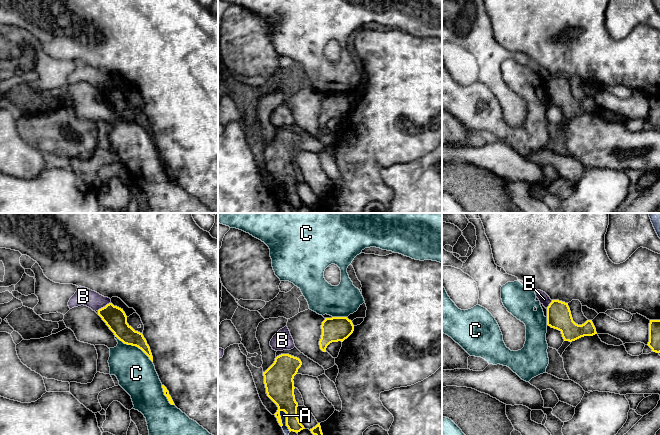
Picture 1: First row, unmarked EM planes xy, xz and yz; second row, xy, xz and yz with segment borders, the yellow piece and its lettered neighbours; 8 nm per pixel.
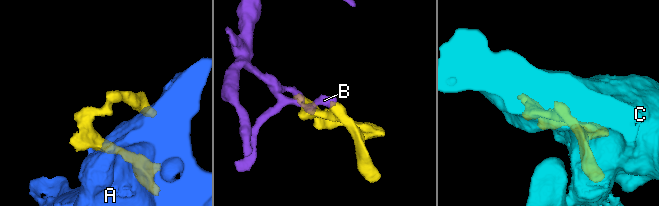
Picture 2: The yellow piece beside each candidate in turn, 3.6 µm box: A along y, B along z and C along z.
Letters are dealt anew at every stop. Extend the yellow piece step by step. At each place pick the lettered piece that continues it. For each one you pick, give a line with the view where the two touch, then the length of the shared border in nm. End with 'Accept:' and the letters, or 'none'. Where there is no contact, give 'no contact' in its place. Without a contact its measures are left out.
Accept: none

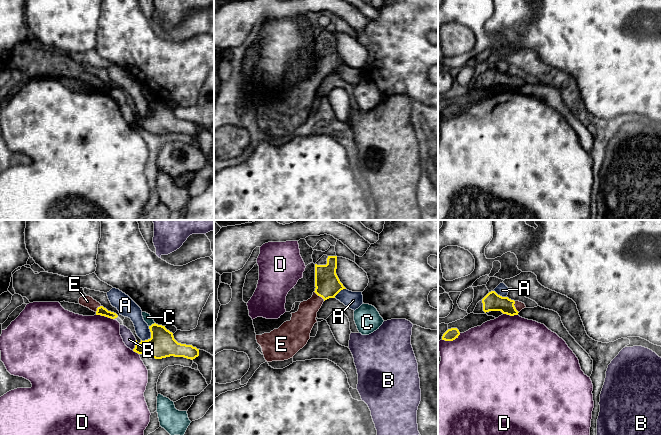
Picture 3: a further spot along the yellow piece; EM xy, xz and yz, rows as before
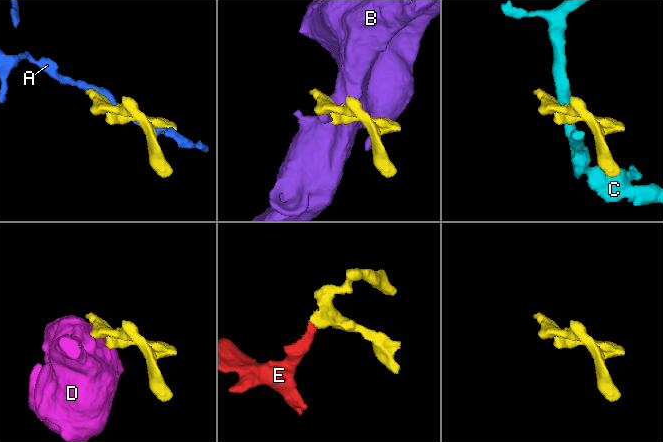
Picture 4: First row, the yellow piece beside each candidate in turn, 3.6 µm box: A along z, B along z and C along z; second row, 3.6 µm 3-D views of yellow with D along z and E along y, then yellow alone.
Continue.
E: xz | 120 nm
Accept: E

